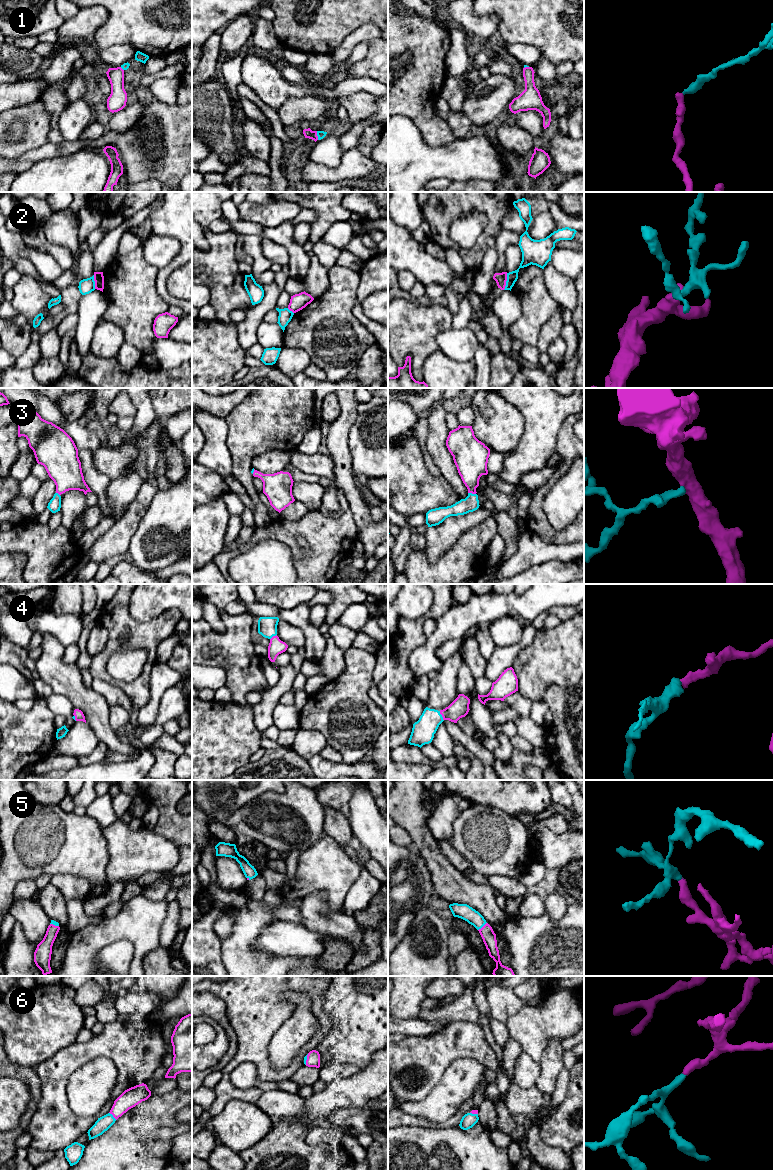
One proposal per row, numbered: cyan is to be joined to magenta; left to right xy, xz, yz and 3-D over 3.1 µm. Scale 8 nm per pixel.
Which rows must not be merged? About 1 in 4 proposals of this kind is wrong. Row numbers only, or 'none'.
2

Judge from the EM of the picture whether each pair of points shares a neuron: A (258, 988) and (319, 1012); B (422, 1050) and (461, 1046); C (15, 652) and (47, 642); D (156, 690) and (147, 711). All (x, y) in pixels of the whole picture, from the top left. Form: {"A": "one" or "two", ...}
{"A": "one", "B": "one", "C": "two", "D": "one"}

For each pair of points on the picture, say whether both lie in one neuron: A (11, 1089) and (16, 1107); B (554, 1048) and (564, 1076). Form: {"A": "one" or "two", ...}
{"A": "one", "B": "two"}

